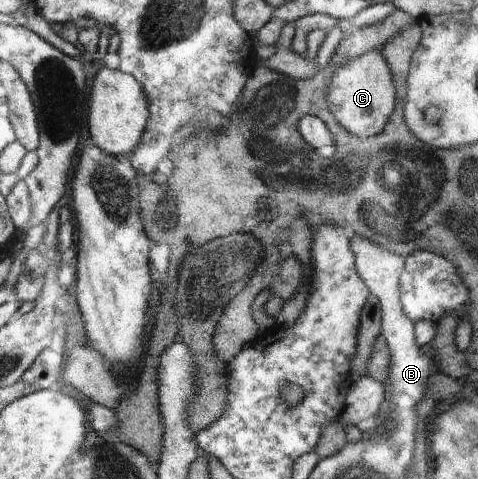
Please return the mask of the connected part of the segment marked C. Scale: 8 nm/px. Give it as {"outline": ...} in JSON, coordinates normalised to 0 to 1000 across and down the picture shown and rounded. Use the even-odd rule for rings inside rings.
{"outline":[[[797,98],[766,106],[707,140],[682,194],[682,213],[697,244],[749,288],[770,288],[803,271],[831,205],[820,152]]]}

